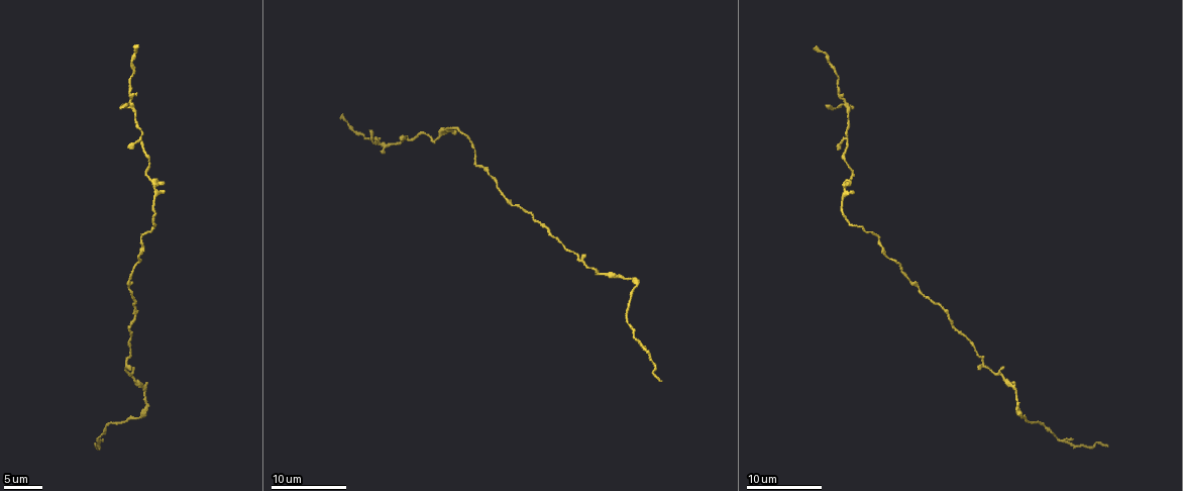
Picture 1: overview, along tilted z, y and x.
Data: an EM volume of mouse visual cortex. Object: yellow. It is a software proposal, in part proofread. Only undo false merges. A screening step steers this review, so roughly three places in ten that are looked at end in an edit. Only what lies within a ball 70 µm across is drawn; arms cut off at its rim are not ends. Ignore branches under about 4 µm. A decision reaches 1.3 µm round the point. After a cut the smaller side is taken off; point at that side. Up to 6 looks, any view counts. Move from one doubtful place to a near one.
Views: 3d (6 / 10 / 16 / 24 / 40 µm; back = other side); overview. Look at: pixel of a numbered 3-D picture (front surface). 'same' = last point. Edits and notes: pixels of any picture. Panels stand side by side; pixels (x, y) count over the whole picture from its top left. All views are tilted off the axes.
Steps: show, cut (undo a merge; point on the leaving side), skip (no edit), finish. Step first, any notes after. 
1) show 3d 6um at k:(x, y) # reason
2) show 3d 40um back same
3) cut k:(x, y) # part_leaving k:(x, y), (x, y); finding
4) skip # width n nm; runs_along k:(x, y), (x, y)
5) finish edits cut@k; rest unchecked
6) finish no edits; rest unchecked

show 3d 6um at 1:(378, 144) # looks like a crossing

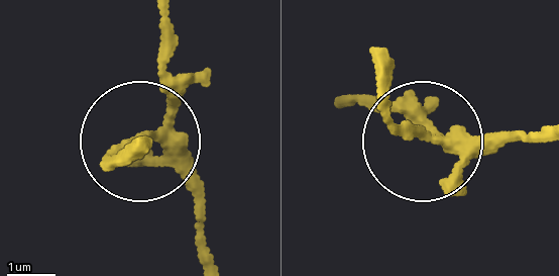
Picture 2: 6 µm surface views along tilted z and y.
skip # width 260 nm; runs_along 2:(541, 135), (411, 136), (384, 111), (383, 67); all the same neuron

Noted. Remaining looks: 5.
show 3d 10um at 1:(852, 177) # thick turns thin

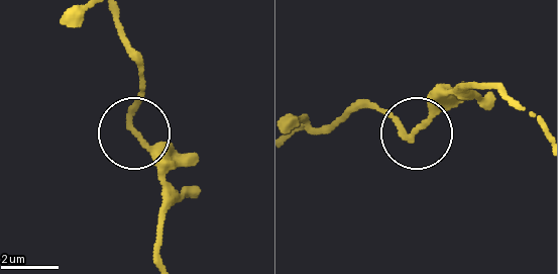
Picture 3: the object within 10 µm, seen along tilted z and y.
skip # width 190 nm; runs_along 3:(159, 254), (160, 167), (132, 116), (141, 61); one neuron here

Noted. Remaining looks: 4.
show 3d 10um at 1:(143, 133) # narrows sharply

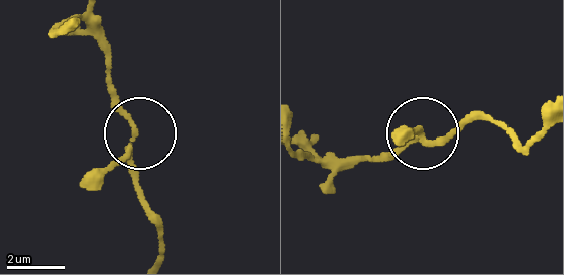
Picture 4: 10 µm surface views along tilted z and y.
show 3d 10um back at 4:(132, 134) # other side

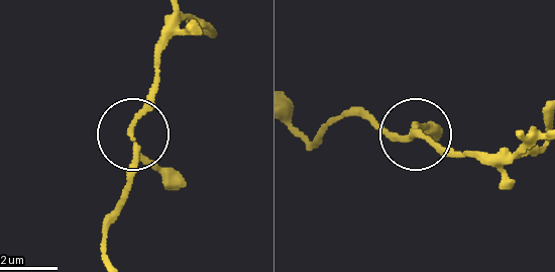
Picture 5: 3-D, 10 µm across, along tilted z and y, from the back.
skip # arms 3; runs_along 5:(108, 257), (104, 228), (130, 177), (130, 126), (160, 49); one neuron here

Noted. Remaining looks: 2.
finish no edits; rest unchecked

